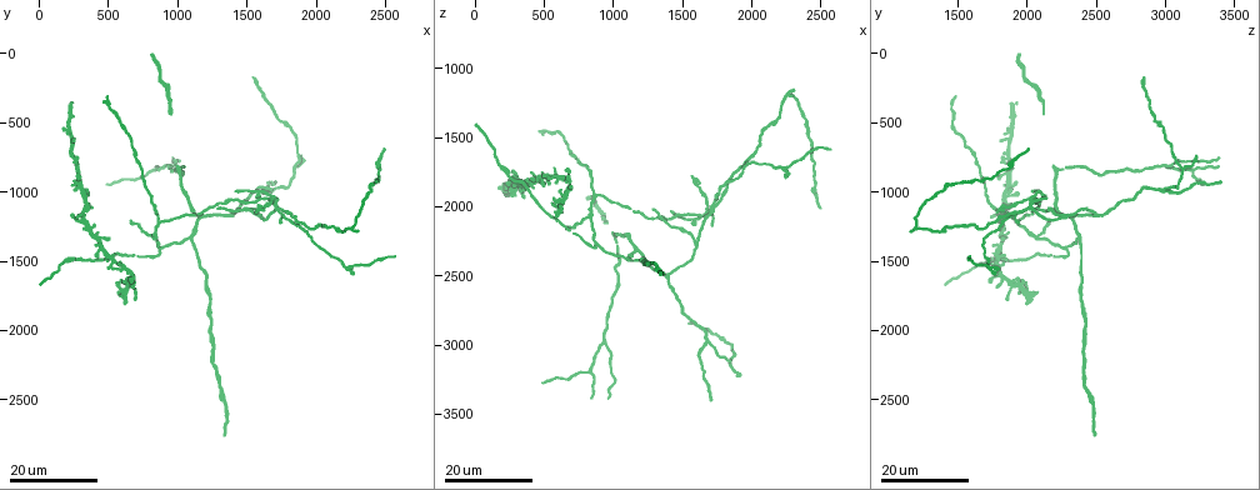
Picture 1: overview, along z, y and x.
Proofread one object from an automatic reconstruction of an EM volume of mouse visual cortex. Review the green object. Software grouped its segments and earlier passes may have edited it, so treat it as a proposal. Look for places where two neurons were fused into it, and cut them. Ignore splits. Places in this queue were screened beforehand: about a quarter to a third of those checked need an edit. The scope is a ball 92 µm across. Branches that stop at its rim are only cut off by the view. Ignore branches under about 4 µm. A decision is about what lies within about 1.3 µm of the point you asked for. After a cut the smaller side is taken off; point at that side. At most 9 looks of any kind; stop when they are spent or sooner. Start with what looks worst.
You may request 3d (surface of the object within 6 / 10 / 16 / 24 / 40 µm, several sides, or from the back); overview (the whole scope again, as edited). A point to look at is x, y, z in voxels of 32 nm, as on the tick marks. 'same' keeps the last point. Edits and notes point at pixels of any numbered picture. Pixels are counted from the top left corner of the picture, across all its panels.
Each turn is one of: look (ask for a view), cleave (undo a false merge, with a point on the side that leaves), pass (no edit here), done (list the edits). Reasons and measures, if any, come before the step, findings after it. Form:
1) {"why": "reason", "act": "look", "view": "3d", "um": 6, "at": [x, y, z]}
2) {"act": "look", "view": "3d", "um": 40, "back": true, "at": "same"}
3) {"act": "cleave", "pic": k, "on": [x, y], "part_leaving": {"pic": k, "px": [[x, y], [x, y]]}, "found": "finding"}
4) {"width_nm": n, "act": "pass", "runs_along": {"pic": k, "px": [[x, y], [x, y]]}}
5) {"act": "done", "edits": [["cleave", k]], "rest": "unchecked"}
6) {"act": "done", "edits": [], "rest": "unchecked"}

{"why": "two arms at a narrow angle", "act": "look", "view": "3d", "um": 16, "at": [1700, 1100, 2000]}

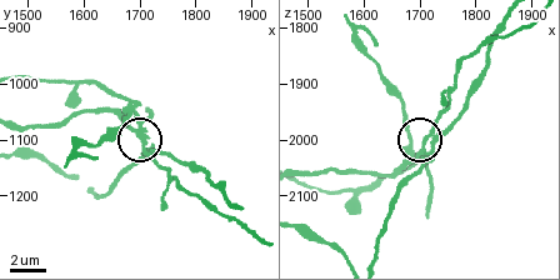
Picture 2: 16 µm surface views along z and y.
{"why": "closer look", "act": "look", "view": "3d", "um": 10, "at": [1705, 1105, 2020]}

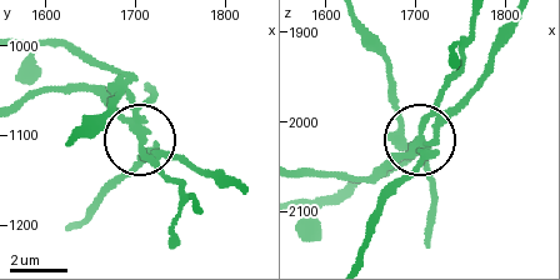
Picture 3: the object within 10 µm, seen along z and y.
{"act": "cleave", "pic": 3, "on": [151, 98], "part_leaving": {"pic": 3, "px": [[135, 121], [125, 76], [56, 45], [20, 43]]}, "found": "a second neuron is stuck on"}

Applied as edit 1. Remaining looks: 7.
{"act": "look", "view": "overview"}

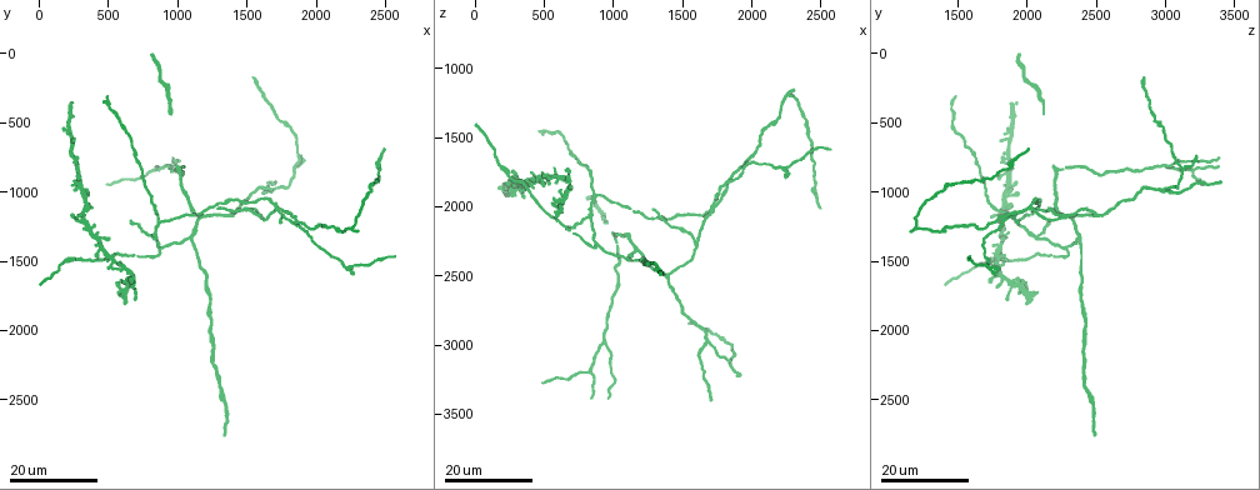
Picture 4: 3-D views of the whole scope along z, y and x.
{"why": "three-way junction", "act": "look", "view": "3d", "um": 24, "at": [1620, 1180, 2300]}

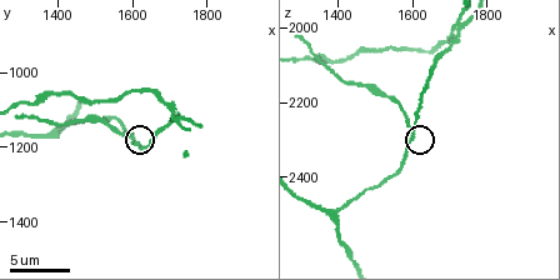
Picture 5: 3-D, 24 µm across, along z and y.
{"act": "look", "view": "3d", "um": 6, "at": [1600, 1170, 2280]}

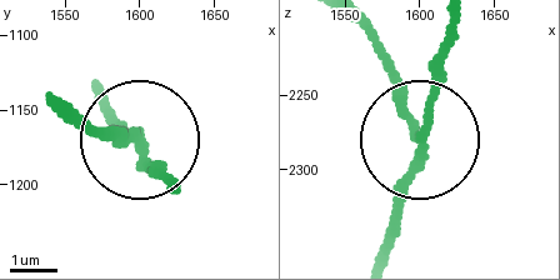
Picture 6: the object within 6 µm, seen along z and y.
{"side_arm_um": 15, "act": "cleave", "pic": 6, "on": [113, 139], "part_leaving": {"pic": 6, "px": [[134, 136], [105, 136], [61, 109]]}, "found": "a second neuron is stuck on"}

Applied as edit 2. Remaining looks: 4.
{"why": "redraw", "act": "look", "view": "overview"}

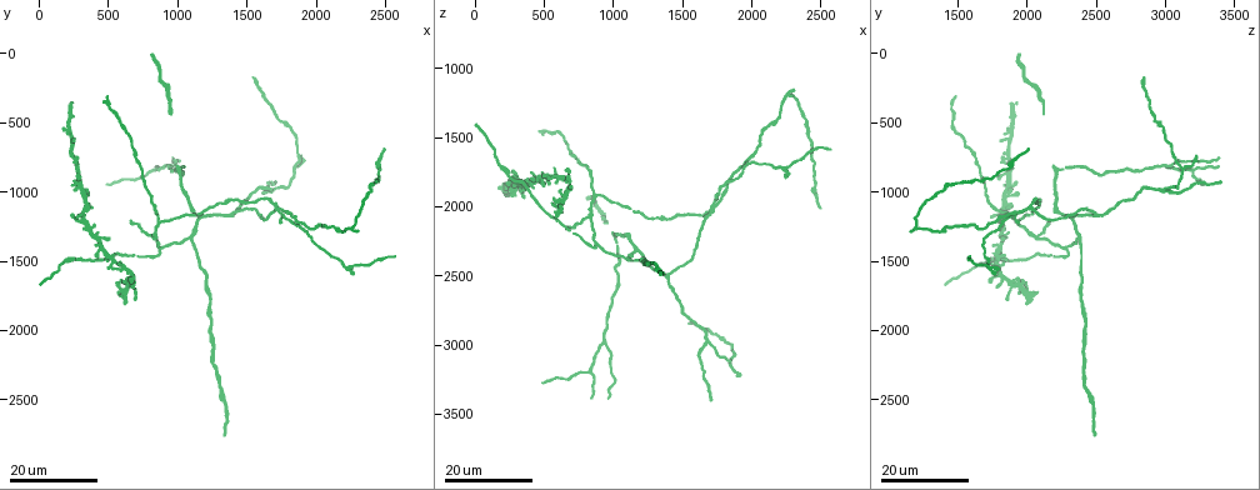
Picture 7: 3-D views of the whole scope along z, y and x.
{"act": "look", "view": "3d", "um": 24, "at": [920, 820, 2980]}

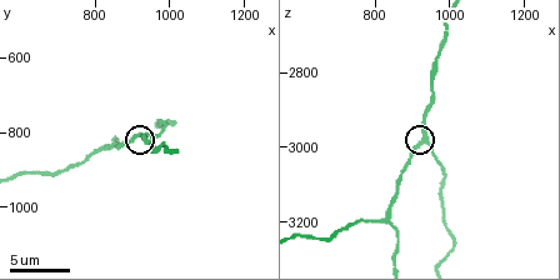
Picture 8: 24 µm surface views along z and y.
{"why": "closer look", "act": "look", "view": "3d", "um": 6, "at": "same"}

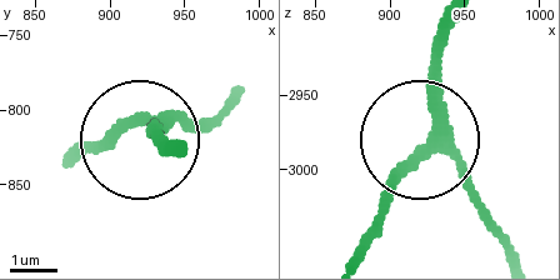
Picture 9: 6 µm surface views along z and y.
{"act": "pass", "runs_along": {"pic": 9, "px": [[178, 145], [141, 121], [213, 121]]}, "found": "all the same neuron"}

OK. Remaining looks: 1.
{"act": "done", "edits": [["cleave", 3], ["cleave", 6]], "rest": "unchecked"}

